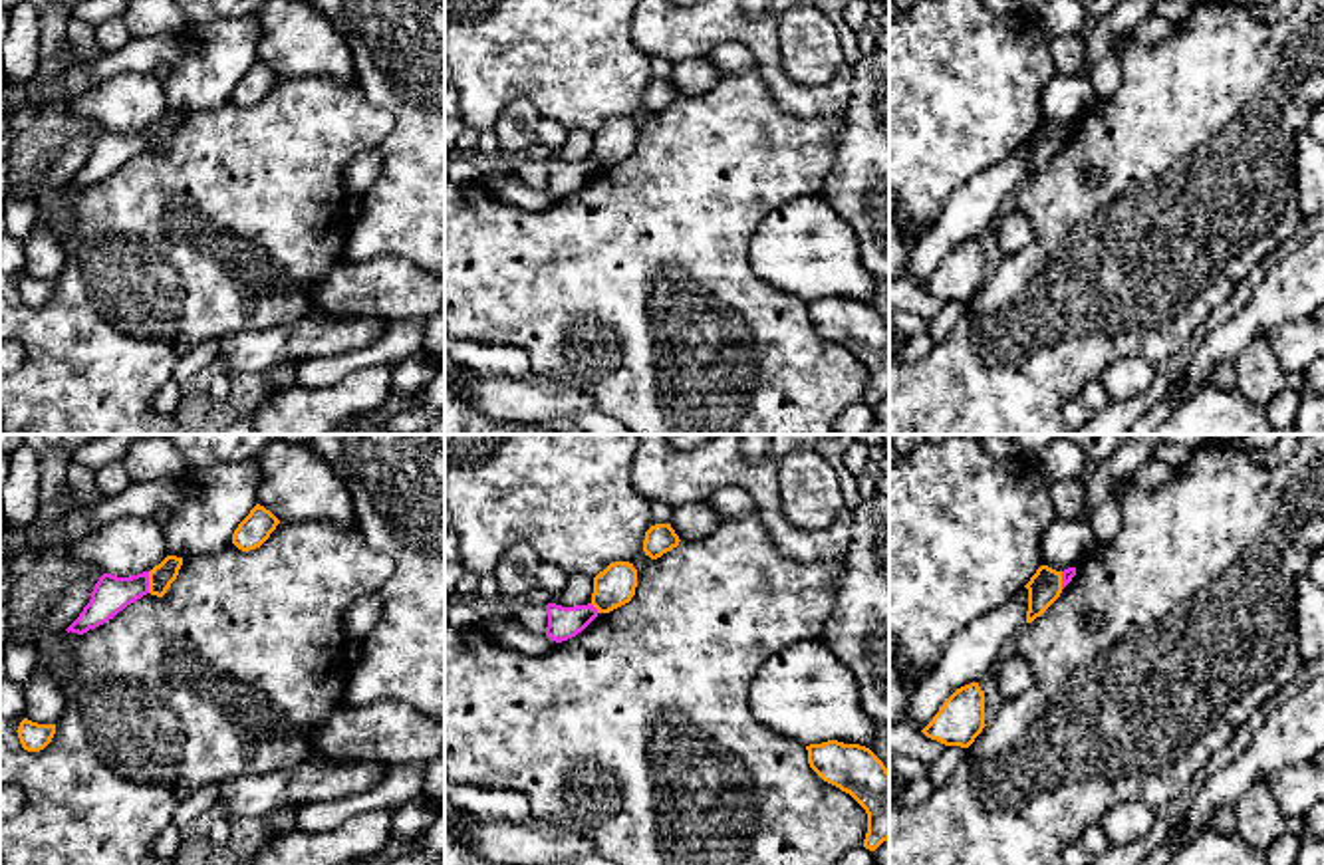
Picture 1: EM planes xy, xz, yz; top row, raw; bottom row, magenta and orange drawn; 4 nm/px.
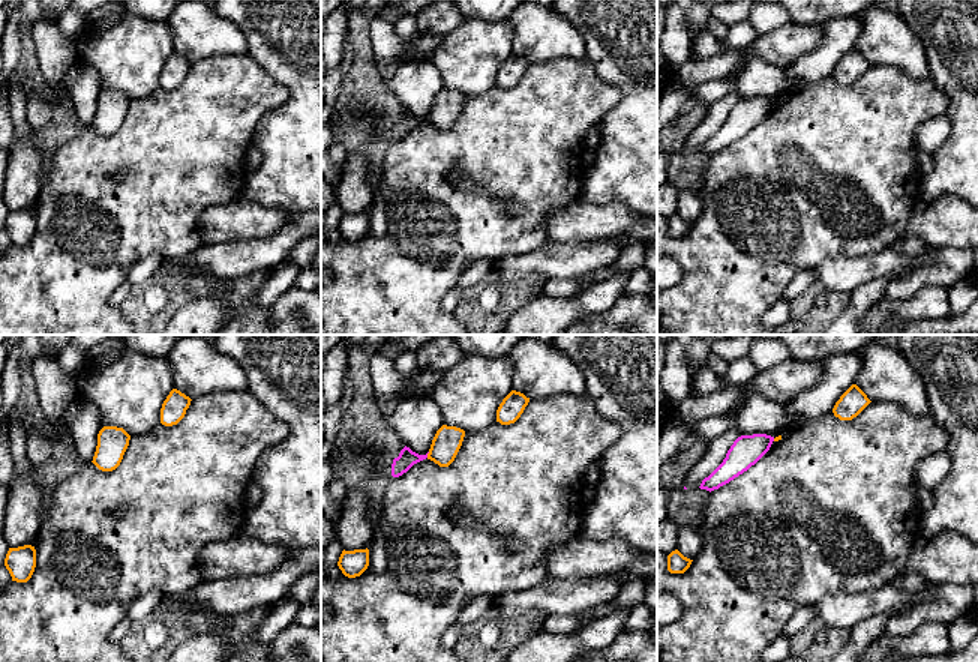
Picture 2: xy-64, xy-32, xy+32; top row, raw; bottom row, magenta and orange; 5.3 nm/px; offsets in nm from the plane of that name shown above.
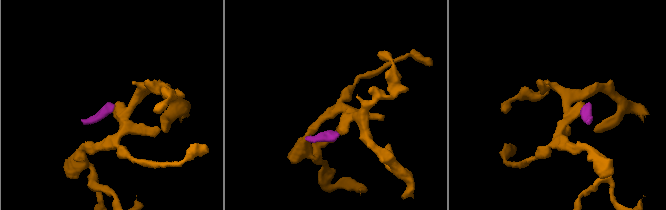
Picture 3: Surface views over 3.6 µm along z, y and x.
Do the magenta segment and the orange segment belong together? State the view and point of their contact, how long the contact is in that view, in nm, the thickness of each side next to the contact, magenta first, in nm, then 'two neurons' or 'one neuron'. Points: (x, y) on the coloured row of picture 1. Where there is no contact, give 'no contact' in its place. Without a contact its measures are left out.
contact xy (147, 582); length 90 nm; calibres 150 and 100 nm; two neurons

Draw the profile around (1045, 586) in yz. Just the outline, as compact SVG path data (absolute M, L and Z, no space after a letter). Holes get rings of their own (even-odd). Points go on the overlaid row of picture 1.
M1040 565L1024 587L1028 589L1026 623L1032 623L1060 597L1062 571Z

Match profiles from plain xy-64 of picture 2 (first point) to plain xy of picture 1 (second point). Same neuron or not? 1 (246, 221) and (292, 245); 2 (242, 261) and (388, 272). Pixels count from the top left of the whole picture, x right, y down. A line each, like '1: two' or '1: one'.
1: two
2: two

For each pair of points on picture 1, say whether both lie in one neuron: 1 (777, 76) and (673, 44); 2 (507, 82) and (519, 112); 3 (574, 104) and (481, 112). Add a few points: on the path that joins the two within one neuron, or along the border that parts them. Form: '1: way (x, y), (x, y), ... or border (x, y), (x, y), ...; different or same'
1: way (761, 48), (743, 30), (701, 30); same
2: border (542, 116), (530, 102), (515, 100), (493, 127); different
3: way (550, 80), (511, 78), (501, 88); same

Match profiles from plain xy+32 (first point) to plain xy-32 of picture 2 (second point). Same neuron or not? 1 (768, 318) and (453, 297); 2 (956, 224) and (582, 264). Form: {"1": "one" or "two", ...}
{"1": "one", "2": "two"}

